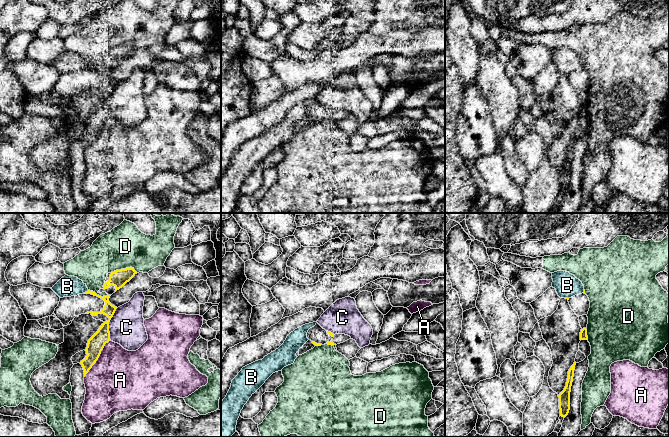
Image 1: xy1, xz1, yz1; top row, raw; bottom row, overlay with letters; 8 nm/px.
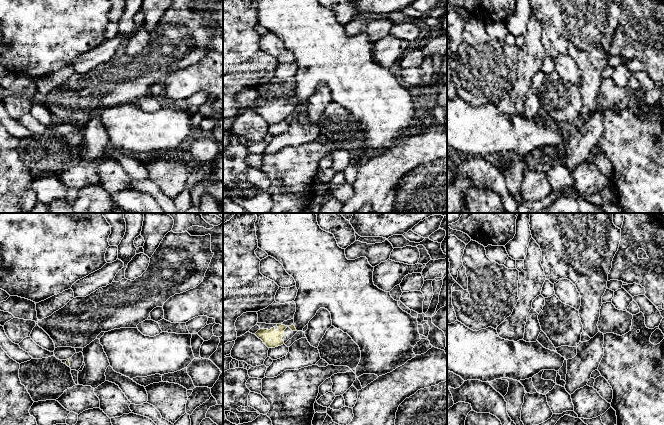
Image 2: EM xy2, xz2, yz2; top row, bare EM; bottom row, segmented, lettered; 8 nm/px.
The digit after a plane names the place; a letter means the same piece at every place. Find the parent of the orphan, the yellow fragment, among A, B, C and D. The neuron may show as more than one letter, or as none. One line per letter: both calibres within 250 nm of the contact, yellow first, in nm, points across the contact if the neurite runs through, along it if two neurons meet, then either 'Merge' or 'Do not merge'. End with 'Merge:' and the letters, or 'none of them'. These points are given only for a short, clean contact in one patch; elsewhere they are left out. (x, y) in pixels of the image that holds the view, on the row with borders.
A: Thickness 140 nm (yellow) against 480 nm. Do not merge
B: Thickness 90 nm (yellow) against 170 nm. Boundary: xy1 (88, 290), (84, 293). Do not merge
C: Thickness 140 nm (yellow) against 280 nm. Do not merge
D: Thickness 140 nm (yellow) against 340 nm. Do not merge
Merge: none of them

